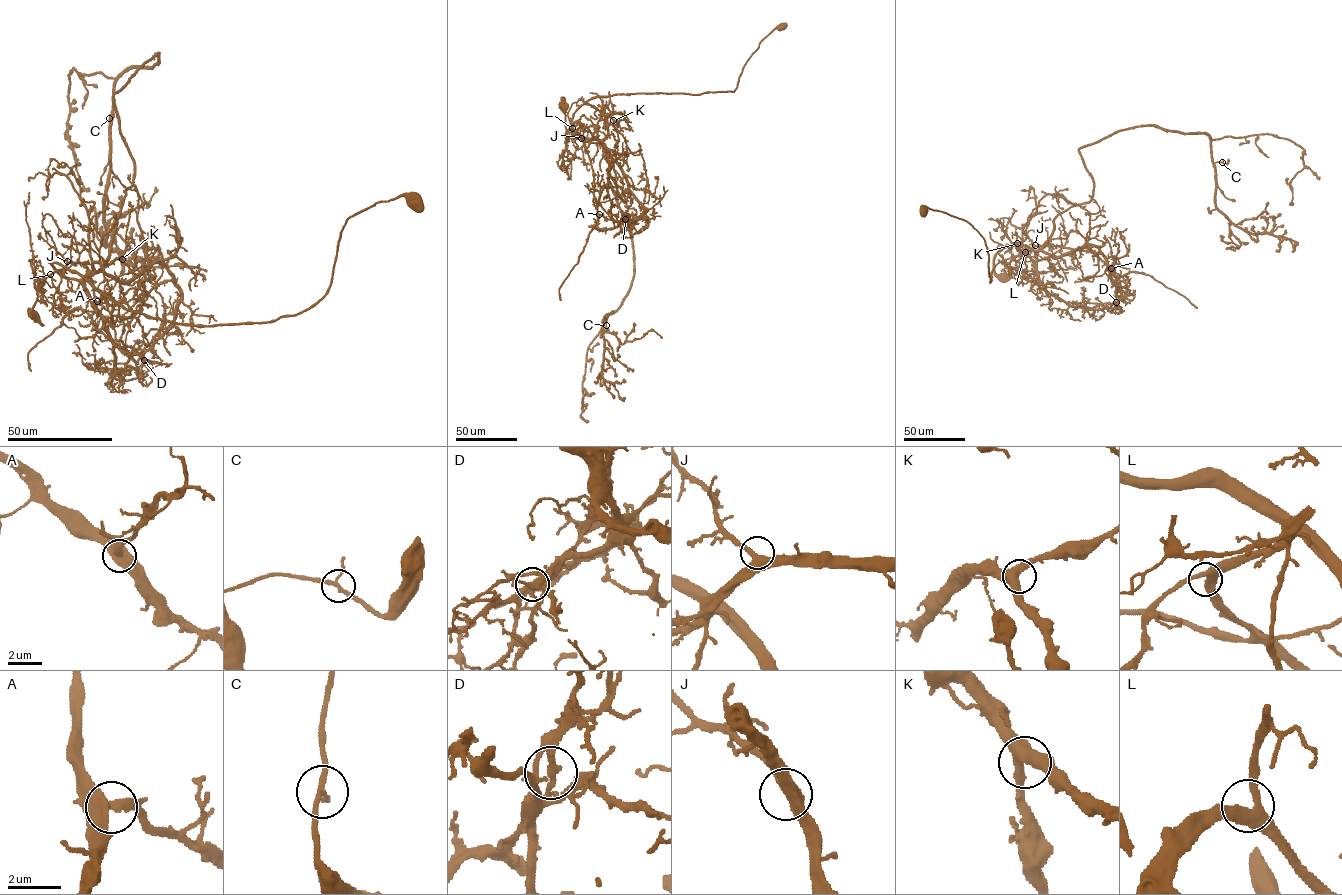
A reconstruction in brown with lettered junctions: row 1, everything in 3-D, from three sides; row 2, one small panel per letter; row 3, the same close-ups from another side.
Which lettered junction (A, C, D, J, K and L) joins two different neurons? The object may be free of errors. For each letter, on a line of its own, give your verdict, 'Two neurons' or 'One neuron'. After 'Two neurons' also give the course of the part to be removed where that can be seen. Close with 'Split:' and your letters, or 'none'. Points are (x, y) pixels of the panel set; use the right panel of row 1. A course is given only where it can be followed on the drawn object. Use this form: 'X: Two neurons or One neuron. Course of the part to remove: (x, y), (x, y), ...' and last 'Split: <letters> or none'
A: One neuron
C: One neuron
D: Two neurons. Course of the part to remove: (1116, 301), (1126, 284), (1091, 252), (1035, 246), (1025, 253), (1040, 260), (1066, 243), (1063, 219), (1052, 205)
J: One neuron
K: One neuron
L: One neuron
Split: D

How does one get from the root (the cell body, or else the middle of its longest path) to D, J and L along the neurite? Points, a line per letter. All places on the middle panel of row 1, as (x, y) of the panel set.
D: (783, 25), (733, 91), (596, 96), (574, 113), (574, 135), (608, 151), (598, 202), (618, 226), (625, 219)
J: (783, 25), (760, 42), (733, 91), (596, 96), (574, 113), (573, 133), (592, 138), (580, 123), (581, 138)
L: (783, 25), (733, 91), (596, 96), (571, 121), (592, 138), (572, 128)

